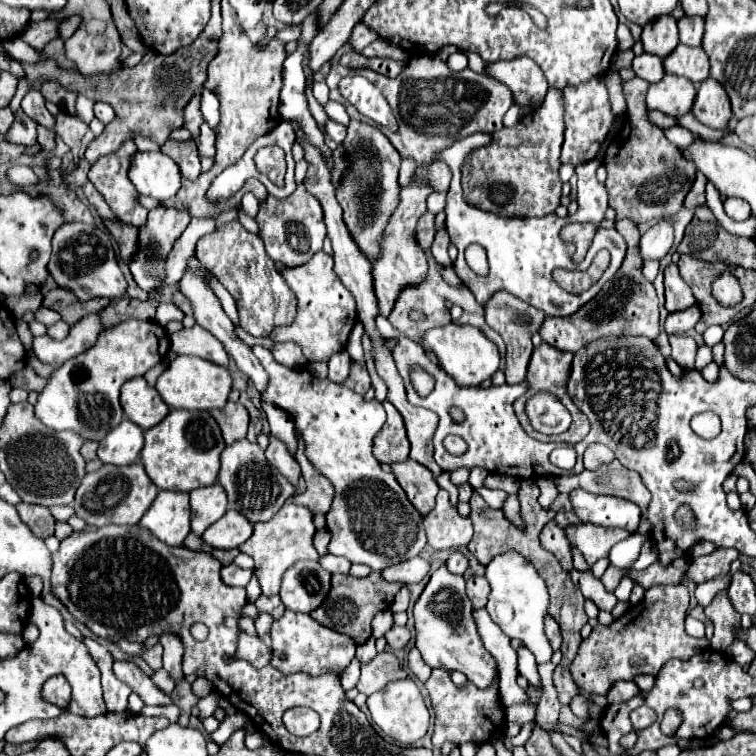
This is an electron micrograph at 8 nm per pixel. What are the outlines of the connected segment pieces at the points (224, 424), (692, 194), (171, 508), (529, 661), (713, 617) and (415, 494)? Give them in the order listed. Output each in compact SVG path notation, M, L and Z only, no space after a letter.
M227 402L225 408L211 410L211 416L217 420L227 446L245 438L247 424L249 424L249 414L241 404Z
M697 172L697 180L685 198L685 208L695 210L699 206L705 206L705 186L707 186L707 178Z
M161 490L141 518L141 526L169 546L181 546L189 534L189 494Z
M521 648L517 652L517 656L519 656L519 674L529 680L529 686L533 686L539 692L539 696L543 696L543 682L539 678L539 672L537 672L537 664L535 664L533 654L527 648Z
M719 592L709 606L705 606L705 616L713 622L715 626L715 634L711 638L711 646L713 650L717 652L725 652L735 636L737 636L737 630L741 626L741 616L739 612L733 608L731 600L729 600L729 594L727 592Z
M405 460L401 464L391 466L397 482L405 490L409 502L421 512L427 514L435 506L435 496L439 492L439 484L435 482L435 476L425 466L419 466L419 462Z

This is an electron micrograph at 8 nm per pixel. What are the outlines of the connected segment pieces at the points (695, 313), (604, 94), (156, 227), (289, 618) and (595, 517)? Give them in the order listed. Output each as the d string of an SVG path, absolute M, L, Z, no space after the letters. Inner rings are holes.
M691 306L691 308L683 310L683 312L669 314L667 320L665 320L665 332L667 334L685 334L685 332L695 328L699 318L701 318L699 306Z
M603 77L593 78L589 82L578 86L568 86L564 90L564 142L561 150L561 162L563 164L581 164L585 160L593 160L605 140L605 136L611 130L611 124L615 116L611 114L609 95ZM569 136L581 136L569 138Z
M155 208L149 212L147 226L139 230L139 252L135 254L131 262L131 274L135 282L147 292L153 286L159 286L159 280L163 278L163 268L165 268L165 258L173 246L173 242L183 234L183 230L189 226L191 214L187 210L175 210L175 208Z
M285 610L285 614L273 622L271 626L271 666L277 668L281 674L295 674L303 672L309 676L319 676L319 674L341 674L349 662L355 658L355 642L351 638L321 626L315 622L309 614L299 614L293 610Z
M575 488L569 494L569 500L581 522L593 522L599 526L617 526L625 528L631 534L637 532L639 528L641 510L633 502L627 502L623 498L591 494L583 488Z

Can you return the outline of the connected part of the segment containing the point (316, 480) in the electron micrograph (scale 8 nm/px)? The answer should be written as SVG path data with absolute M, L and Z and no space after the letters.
M299 438L299 450L297 450L297 462L301 466L301 472L305 476L305 484L307 484L307 492L303 494L294 495L291 500L299 506L305 506L309 508L313 514L325 514L331 506L331 500L333 500L333 486L329 484L327 478L323 478L311 464L309 460L305 458L303 454L303 442Z

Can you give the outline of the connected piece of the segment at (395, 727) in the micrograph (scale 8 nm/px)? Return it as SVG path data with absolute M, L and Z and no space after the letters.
M411 678L391 682L381 692L371 694L367 698L367 706L369 706L373 722L401 746L413 746L427 732L429 712L427 712L427 706L423 702L423 696L421 696L417 684Z

